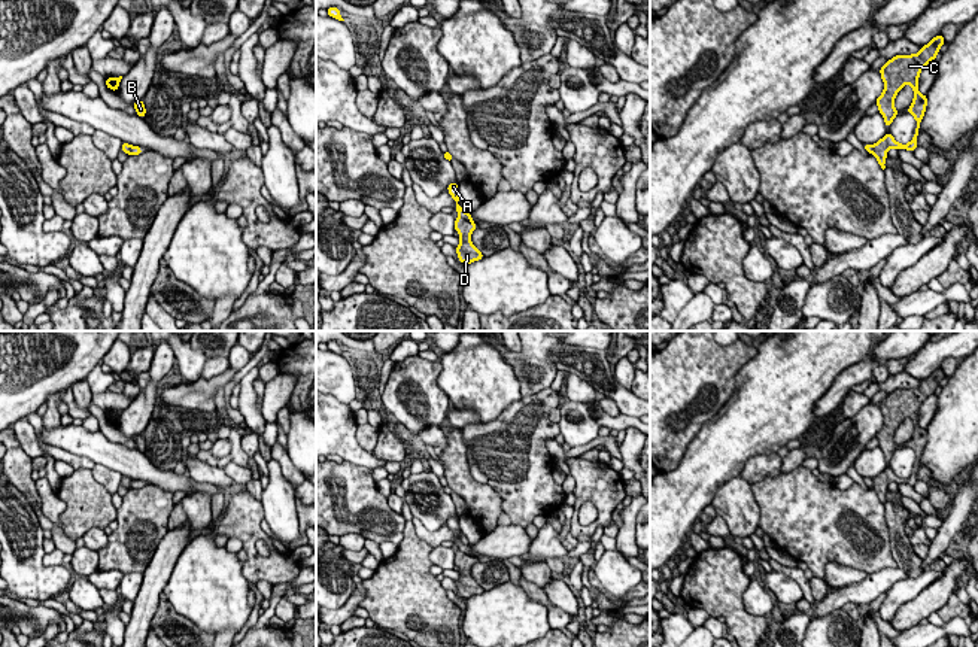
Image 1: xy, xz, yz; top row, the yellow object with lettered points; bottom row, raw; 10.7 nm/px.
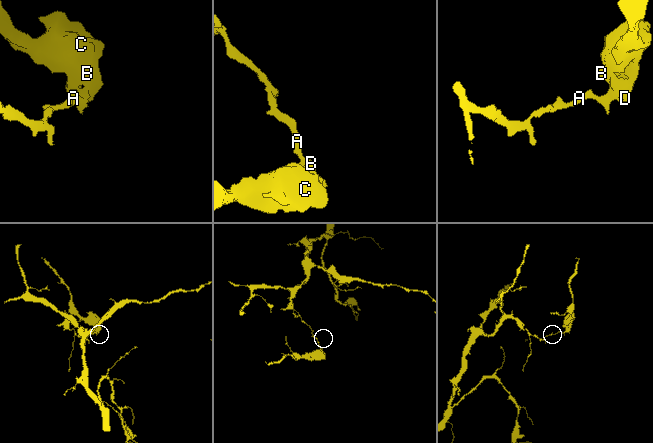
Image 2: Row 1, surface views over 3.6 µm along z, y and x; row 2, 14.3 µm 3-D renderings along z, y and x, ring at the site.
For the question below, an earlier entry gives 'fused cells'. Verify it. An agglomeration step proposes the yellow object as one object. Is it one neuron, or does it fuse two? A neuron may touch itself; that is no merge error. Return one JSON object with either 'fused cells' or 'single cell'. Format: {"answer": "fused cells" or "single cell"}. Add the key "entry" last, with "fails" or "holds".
{"answer": "fused cells", "entry": "holds"}

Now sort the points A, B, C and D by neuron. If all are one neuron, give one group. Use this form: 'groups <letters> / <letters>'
groups A / B C D

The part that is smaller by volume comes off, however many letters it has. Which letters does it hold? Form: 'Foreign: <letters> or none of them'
Foreign: B, C, D

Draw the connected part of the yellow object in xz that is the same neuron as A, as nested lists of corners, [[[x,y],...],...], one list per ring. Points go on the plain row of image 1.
[[[452,516],[449,517],[447,520],[447,526],[452,529],[452,532],[456,535],[456,540],[453,541],[459,552],[464,552],[465,555],[468,556],[474,556],[474,553],[471,552],[470,546],[465,546],[461,538],[459,538],[459,534],[461,534],[461,529],[459,529],[459,523],[458,523],[458,516]]]

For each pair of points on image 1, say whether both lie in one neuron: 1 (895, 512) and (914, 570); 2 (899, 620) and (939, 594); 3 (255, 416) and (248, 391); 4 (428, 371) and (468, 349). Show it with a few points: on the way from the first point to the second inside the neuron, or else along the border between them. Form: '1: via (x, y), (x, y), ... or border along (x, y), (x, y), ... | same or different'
1: via (896, 526), (904, 555) | same
2: via (910, 614), (929, 601) | same
3: via (249, 410), (248, 397) | same
4: border along (439, 361), (442, 368), (437, 385), (449, 398) | different

